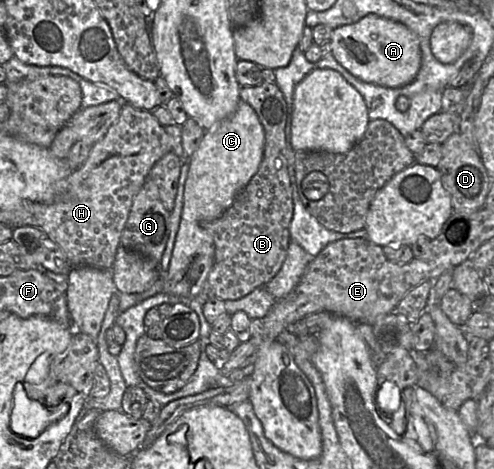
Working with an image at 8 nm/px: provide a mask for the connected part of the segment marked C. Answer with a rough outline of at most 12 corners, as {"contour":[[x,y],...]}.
{"contour":[[240,99],[189,159],[163,293],[193,299],[218,219],[257,172],[264,129]]}

